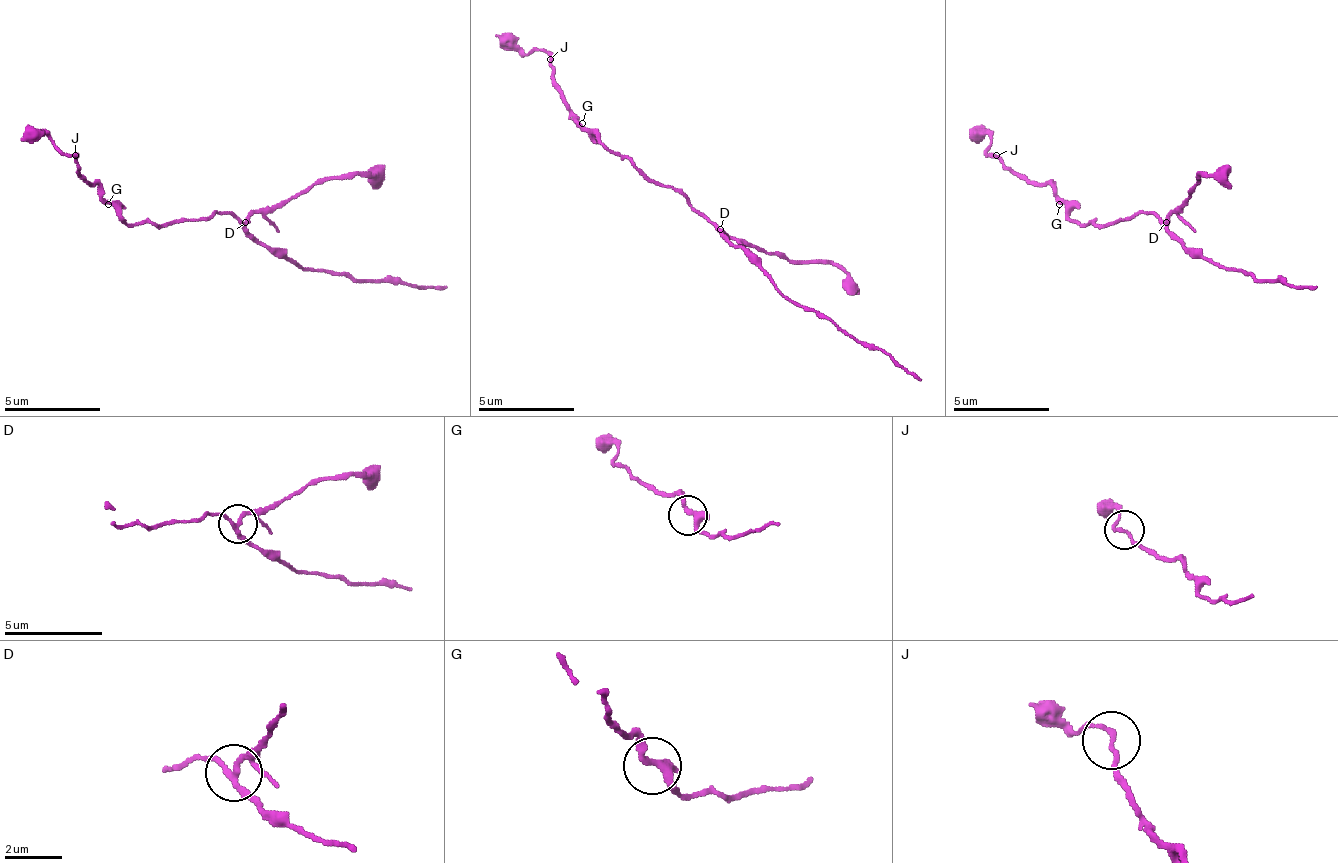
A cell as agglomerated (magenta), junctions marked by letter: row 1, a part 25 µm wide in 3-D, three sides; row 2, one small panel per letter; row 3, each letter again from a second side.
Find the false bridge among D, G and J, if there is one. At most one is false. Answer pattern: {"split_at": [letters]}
{"split_at": ["D"]}

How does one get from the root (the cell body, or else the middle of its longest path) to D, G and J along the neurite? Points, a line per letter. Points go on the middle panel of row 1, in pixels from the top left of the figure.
D: (692, 204), (721, 228)
G: (692, 204), (668, 185), (654, 185), (625, 156), (616, 156), (582, 123)
J: (692, 204), (668, 185), (654, 185), (625, 156), (616, 156), (568, 108), (549, 60)

